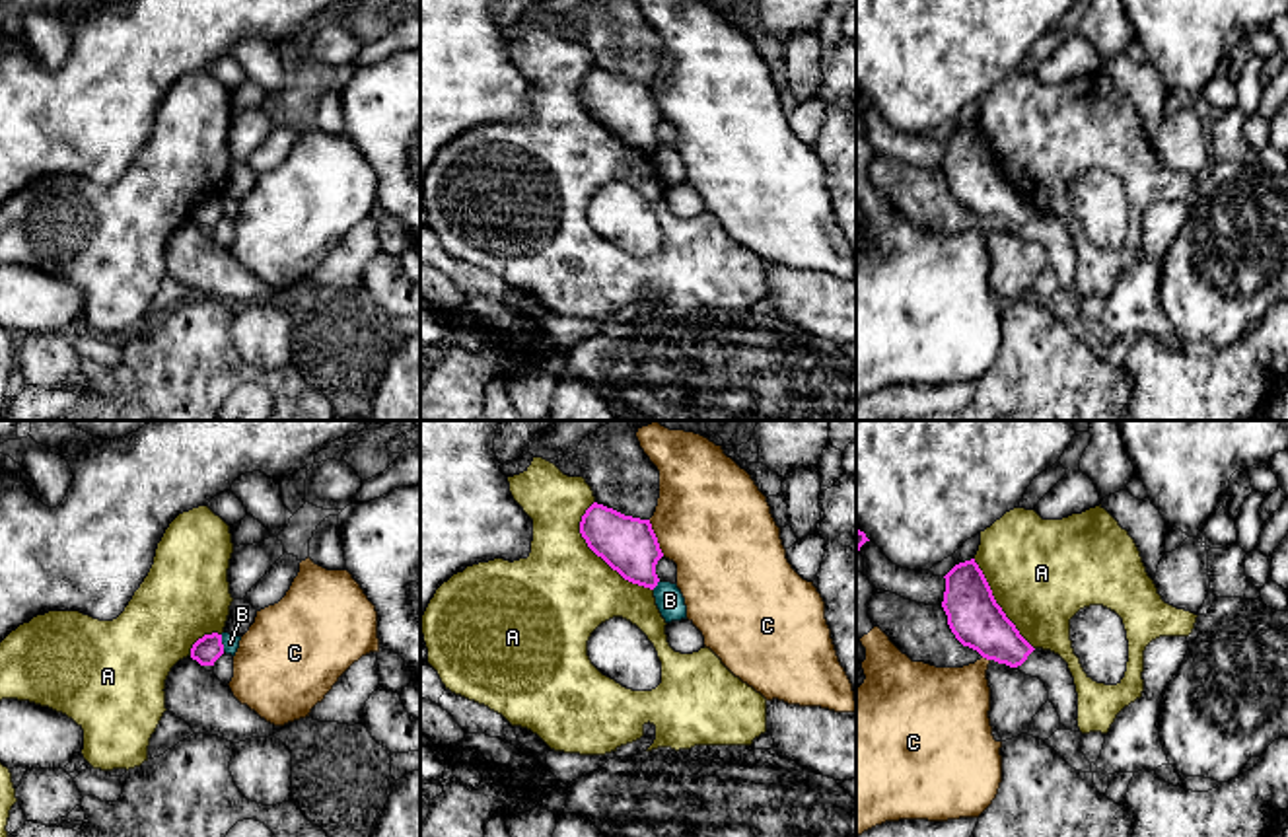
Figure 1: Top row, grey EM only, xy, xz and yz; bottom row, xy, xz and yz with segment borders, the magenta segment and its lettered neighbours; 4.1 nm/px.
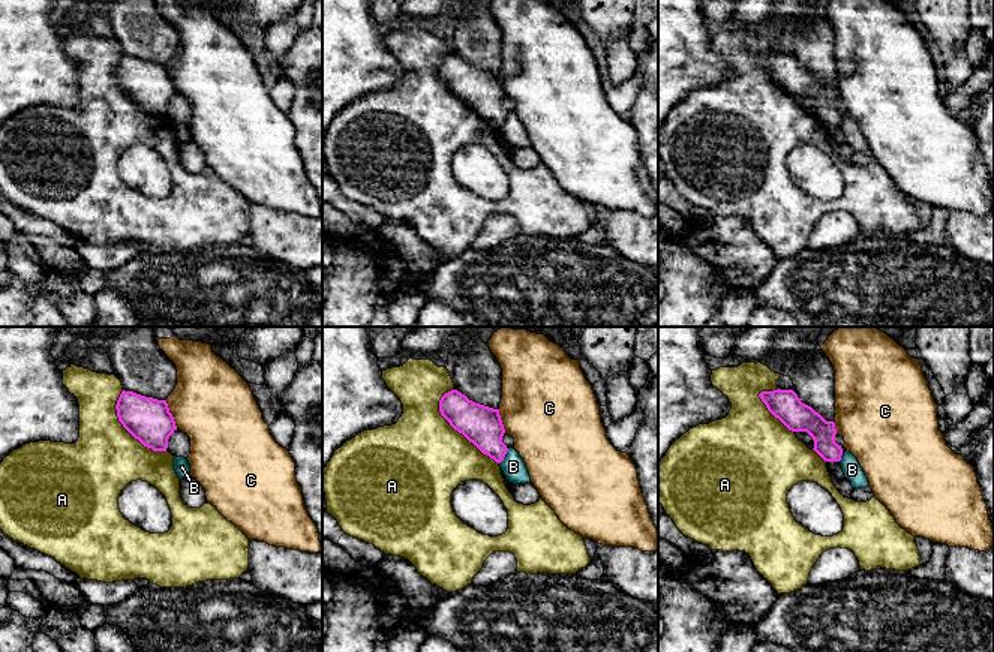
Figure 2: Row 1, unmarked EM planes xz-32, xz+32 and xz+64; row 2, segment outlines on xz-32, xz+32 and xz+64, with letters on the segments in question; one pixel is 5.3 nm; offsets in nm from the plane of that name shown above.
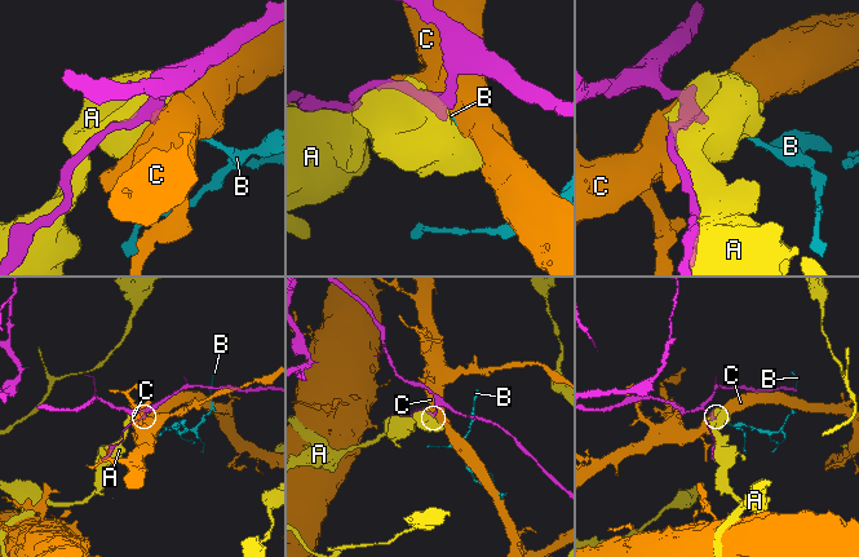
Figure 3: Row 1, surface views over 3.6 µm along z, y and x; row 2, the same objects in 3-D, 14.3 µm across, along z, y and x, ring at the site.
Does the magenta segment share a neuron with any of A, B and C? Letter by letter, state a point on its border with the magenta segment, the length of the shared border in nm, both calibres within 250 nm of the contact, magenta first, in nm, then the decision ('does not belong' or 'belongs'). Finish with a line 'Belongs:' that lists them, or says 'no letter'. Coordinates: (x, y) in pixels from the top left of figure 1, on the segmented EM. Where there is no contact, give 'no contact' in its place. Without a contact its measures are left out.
A: meets magenta in xz at (598, 555); contact 440 nm long; 240 nm thick on the magenta side, 420 nm on the other; does not belong
B: meets magenta in xy at (220, 643); contact 70 nm long; 110 nm thick on the magenta side, 70 nm on the other; does not belong
C: meets magenta in xz at (656, 538); contact 170 nm long; 240 nm thick on the magenta side, 460 nm on the other; does not belong
Belongs: no letter

